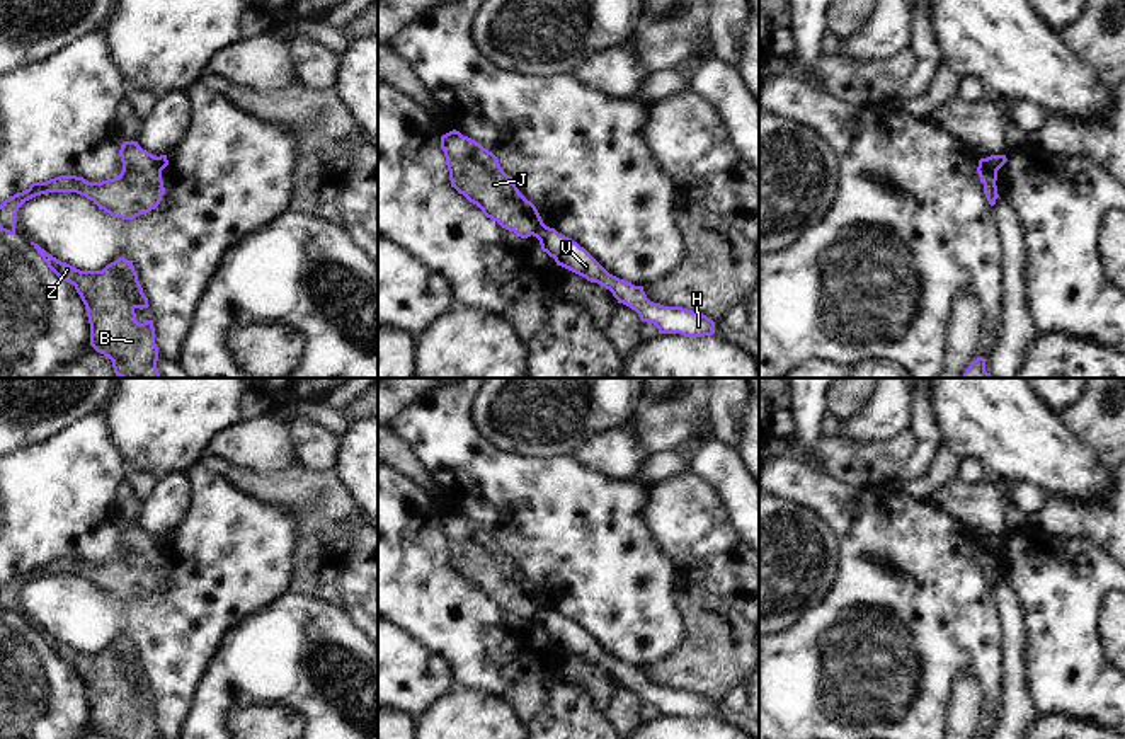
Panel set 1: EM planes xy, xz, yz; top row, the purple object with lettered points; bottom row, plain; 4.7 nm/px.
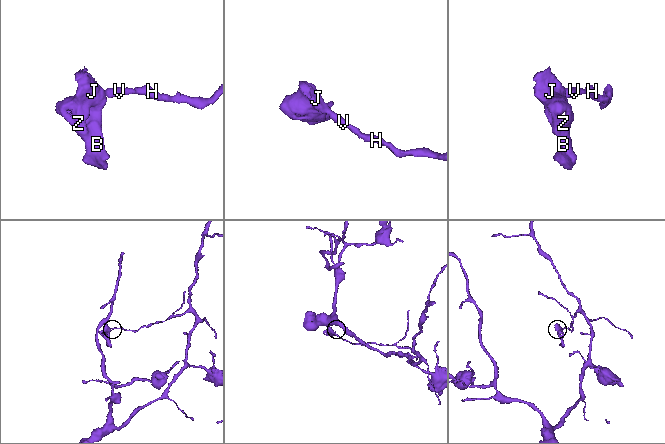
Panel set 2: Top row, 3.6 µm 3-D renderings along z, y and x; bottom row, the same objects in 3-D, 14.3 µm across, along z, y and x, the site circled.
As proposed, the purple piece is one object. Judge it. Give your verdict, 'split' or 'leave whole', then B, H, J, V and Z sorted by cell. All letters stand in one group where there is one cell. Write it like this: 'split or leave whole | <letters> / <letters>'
split | B J Z / H V

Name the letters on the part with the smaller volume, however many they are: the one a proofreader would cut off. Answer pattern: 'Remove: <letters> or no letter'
Remove: B, J, Z

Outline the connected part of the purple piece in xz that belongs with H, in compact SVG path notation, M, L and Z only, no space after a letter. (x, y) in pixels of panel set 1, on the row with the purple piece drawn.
M545 223L533 233L540 240L541 250L562 266L591 283L609 289L618 303L635 310L642 322L650 322L659 334L681 334L684 337L705 337L715 334L715 322L703 313L682 308L664 306L647 298L643 286L635 286L609 274L584 247L558 233Z

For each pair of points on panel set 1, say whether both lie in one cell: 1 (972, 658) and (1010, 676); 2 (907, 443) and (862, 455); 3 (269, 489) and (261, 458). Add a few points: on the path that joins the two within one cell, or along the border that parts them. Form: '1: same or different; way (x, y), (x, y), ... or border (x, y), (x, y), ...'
1: different; border (1005, 632), (999, 712)
2: same; way (896, 453), (873, 455)
3: different; border (295, 462), (273, 474), (232, 467)

